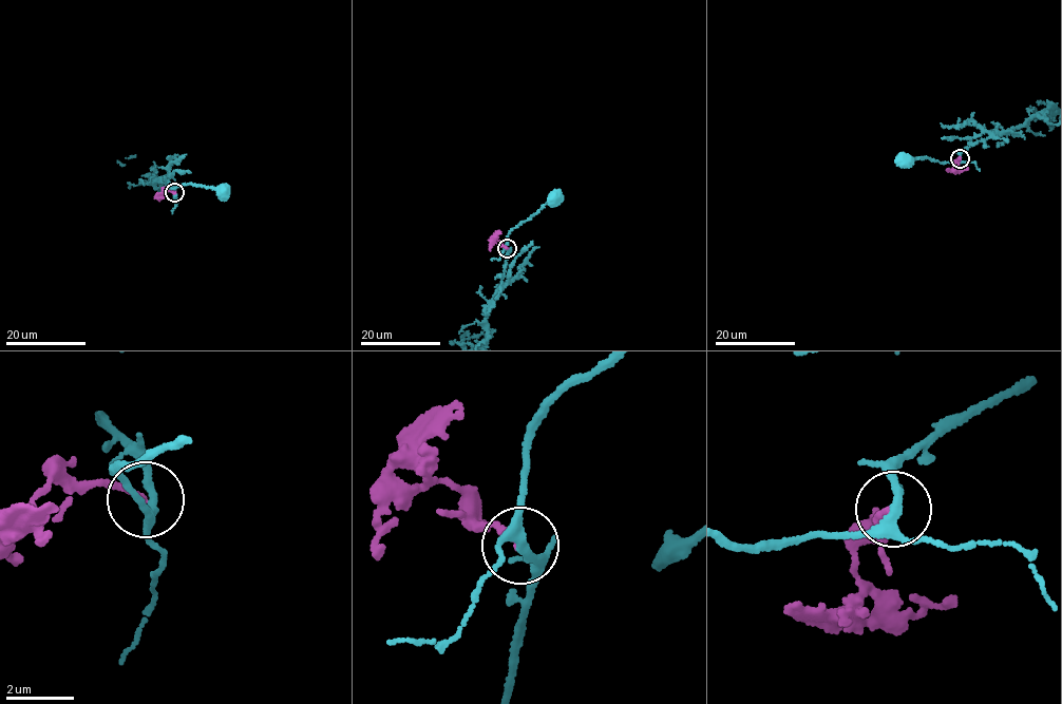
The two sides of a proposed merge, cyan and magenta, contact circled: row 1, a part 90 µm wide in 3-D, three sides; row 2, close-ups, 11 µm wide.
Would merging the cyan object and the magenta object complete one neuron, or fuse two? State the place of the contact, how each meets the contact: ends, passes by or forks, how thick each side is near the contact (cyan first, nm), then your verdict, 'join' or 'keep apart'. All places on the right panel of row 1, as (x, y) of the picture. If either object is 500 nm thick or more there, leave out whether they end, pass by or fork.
at (960, 158); cyan forks there; magenta ends there; 200 nm thick on the cyan side, 160 nm on the other; keep apart

